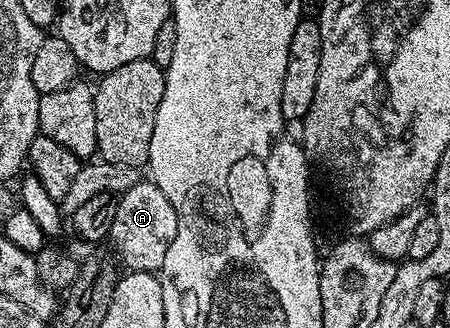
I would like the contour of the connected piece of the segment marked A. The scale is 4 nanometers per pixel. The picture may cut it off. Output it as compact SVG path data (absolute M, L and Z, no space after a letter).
M135 183L117 198L114 225L110 229L108 239L125 272L159 272L162 261L166 261L166 249L170 249L170 241L174 241L177 233L178 213L174 213L174 205L170 205L166 193L162 193L156 183Z

